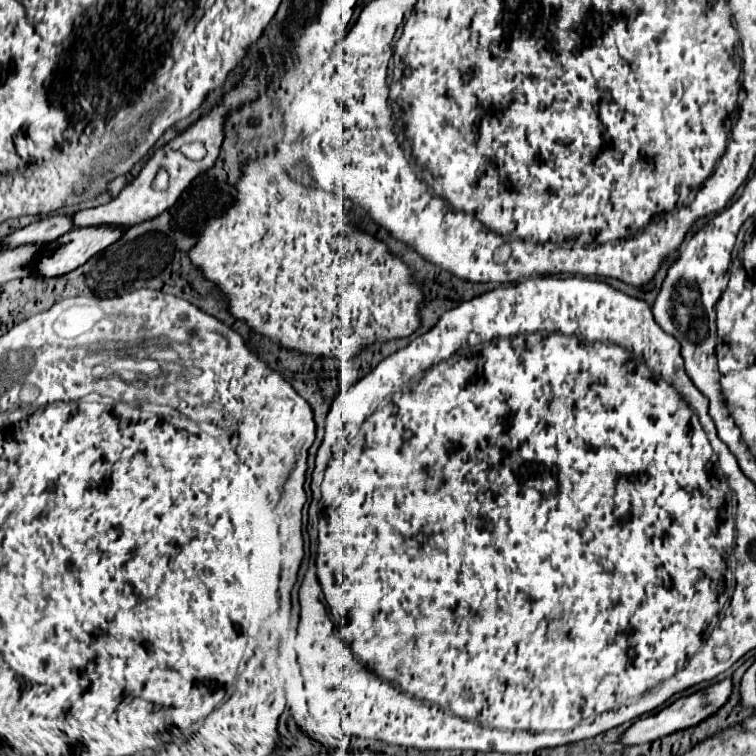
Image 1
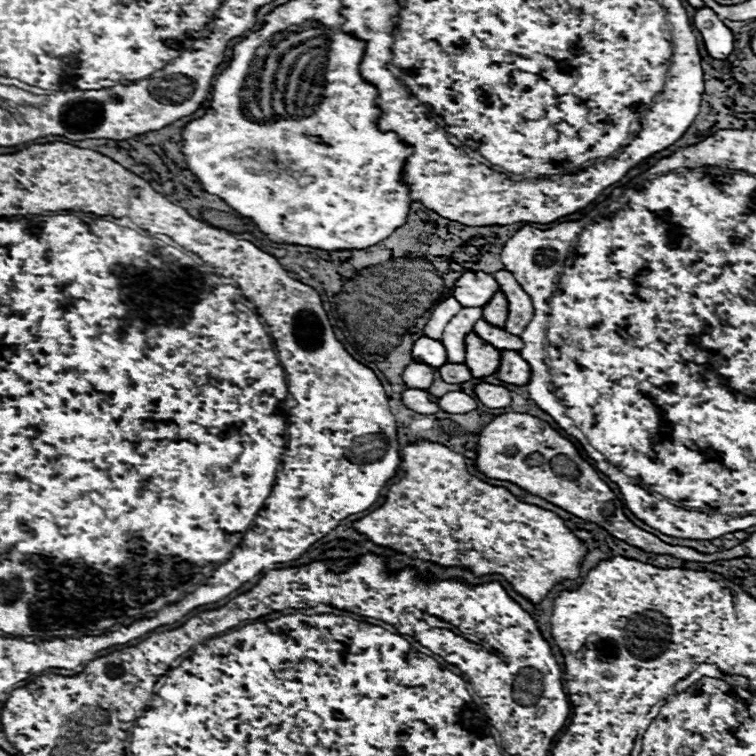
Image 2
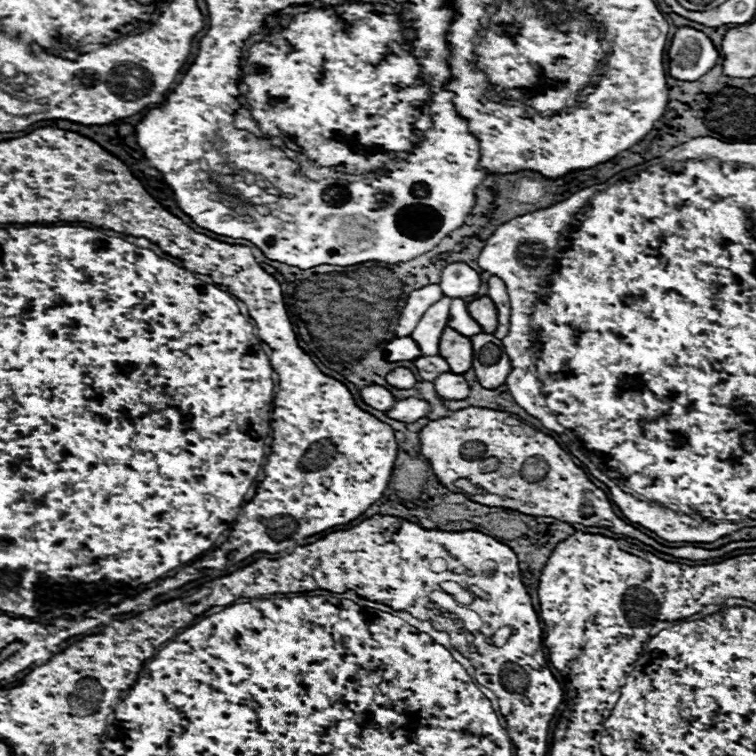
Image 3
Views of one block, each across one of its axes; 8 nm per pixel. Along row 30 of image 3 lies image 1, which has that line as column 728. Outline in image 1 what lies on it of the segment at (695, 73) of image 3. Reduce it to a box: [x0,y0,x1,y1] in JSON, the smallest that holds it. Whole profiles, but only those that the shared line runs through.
[622,676,732,744]

